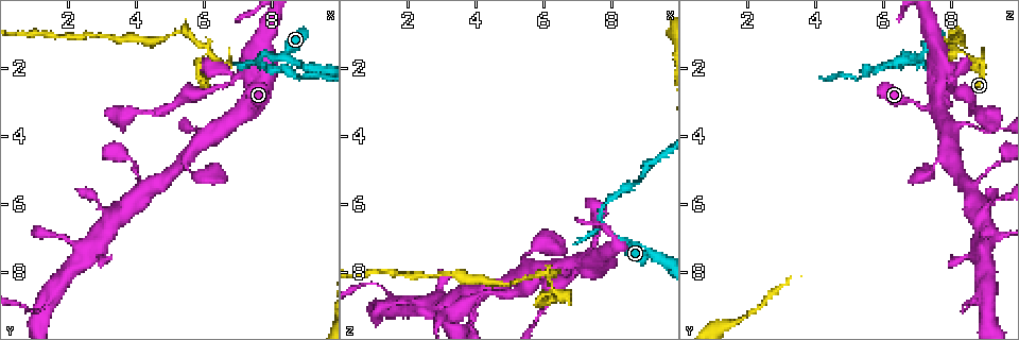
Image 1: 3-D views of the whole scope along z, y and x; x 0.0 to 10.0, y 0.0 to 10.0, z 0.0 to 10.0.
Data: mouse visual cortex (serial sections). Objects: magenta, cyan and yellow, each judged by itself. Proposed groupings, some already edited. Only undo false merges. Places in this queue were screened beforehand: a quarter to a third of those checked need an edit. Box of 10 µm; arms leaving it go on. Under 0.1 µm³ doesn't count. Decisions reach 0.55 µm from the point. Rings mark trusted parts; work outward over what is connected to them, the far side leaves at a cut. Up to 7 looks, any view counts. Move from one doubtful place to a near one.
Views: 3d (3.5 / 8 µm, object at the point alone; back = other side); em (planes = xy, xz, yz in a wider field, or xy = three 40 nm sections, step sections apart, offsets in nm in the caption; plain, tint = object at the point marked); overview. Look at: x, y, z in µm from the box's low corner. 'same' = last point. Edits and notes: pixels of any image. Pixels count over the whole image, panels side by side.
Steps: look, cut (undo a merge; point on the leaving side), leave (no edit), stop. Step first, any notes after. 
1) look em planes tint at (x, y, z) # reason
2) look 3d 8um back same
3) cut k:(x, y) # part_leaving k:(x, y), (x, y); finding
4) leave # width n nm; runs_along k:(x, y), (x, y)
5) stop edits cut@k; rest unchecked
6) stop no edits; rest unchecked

look 3d 8um at (6.50, 3.70, 8.20) # branch point

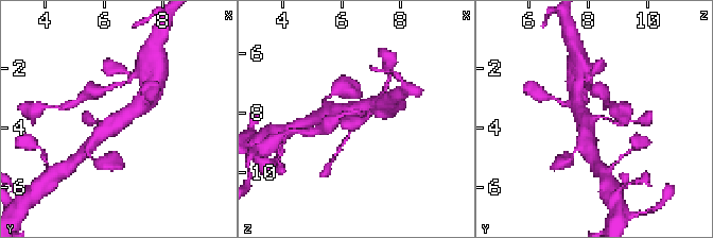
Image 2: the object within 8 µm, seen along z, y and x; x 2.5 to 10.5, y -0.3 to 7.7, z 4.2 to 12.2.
look em xy step 2 tint same # arms 3; arm_widths 150, 450, 500 nm

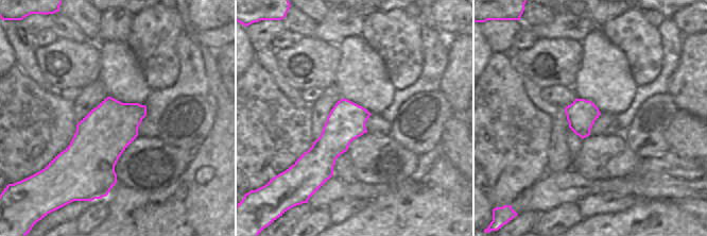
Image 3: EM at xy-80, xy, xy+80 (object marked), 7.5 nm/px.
leave # runs_along 2:(141, 106), (117, 120), (92, 142); one cell here

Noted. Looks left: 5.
look 3d 3.5um back at (7.65, 1.65, 6.55) # sharp bend

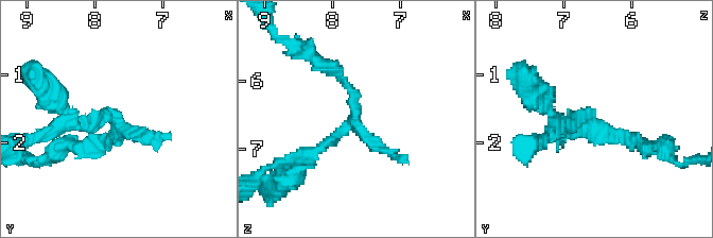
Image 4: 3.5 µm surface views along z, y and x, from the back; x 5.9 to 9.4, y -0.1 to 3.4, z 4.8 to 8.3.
look em xy step 2 tint at (7.65, 1.75, 6.55) # shape alone is not enough

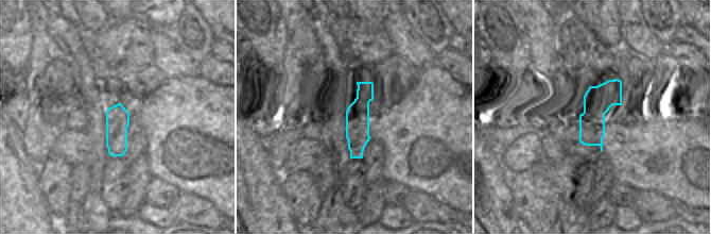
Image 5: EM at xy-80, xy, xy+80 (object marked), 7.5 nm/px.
cut 4:(104, 141) # part_leaving 4:(118, 122), (108, 141), (59, 149); two cells meet here

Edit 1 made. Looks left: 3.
look 3d 3.5um at (6.20, 1.60, 8.45) # abrupt turn

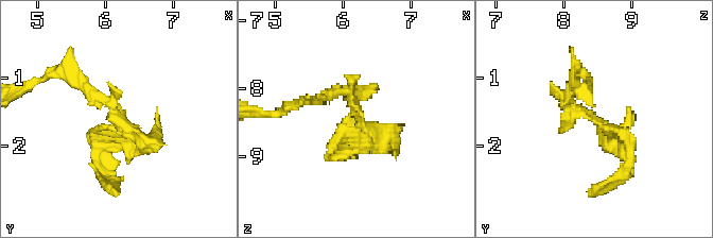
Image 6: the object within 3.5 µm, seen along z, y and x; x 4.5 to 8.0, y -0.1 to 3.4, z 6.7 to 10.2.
look em xy step 5 tint at (6.30, 1.65, 8.45)

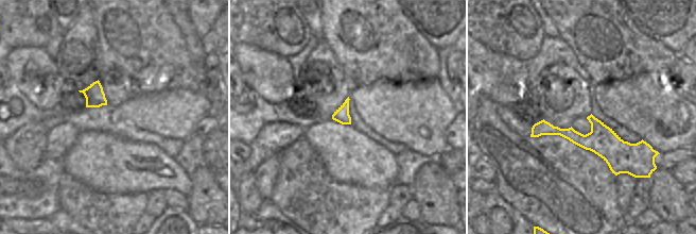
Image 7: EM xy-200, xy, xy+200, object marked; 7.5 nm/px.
look em xy step 1 tint same # cut it another way

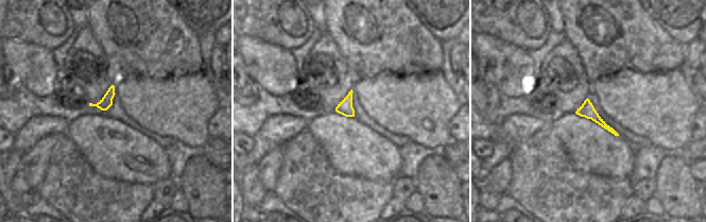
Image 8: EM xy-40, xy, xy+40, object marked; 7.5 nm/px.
leave # width 110 nm; runs_along 6:(629, 158), (575, 86); continuous, no second cell

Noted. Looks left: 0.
stop edits cut@4; rest unchecked

